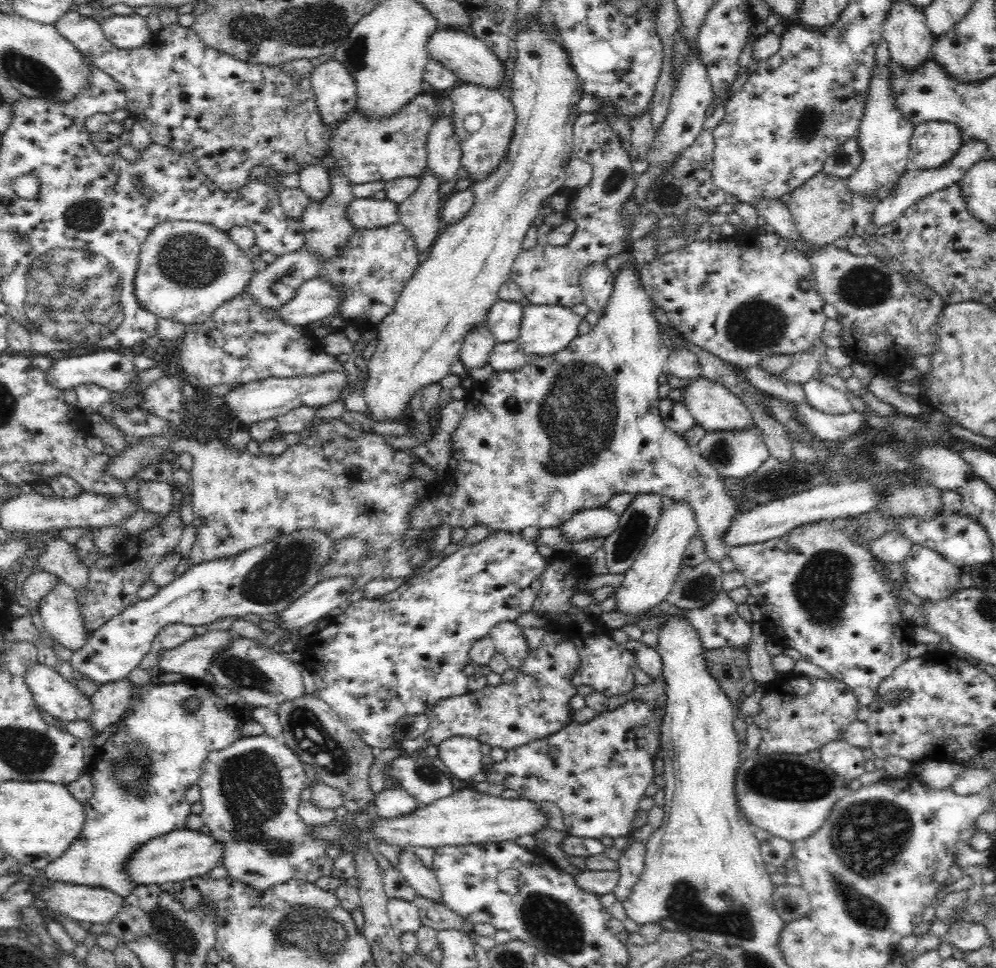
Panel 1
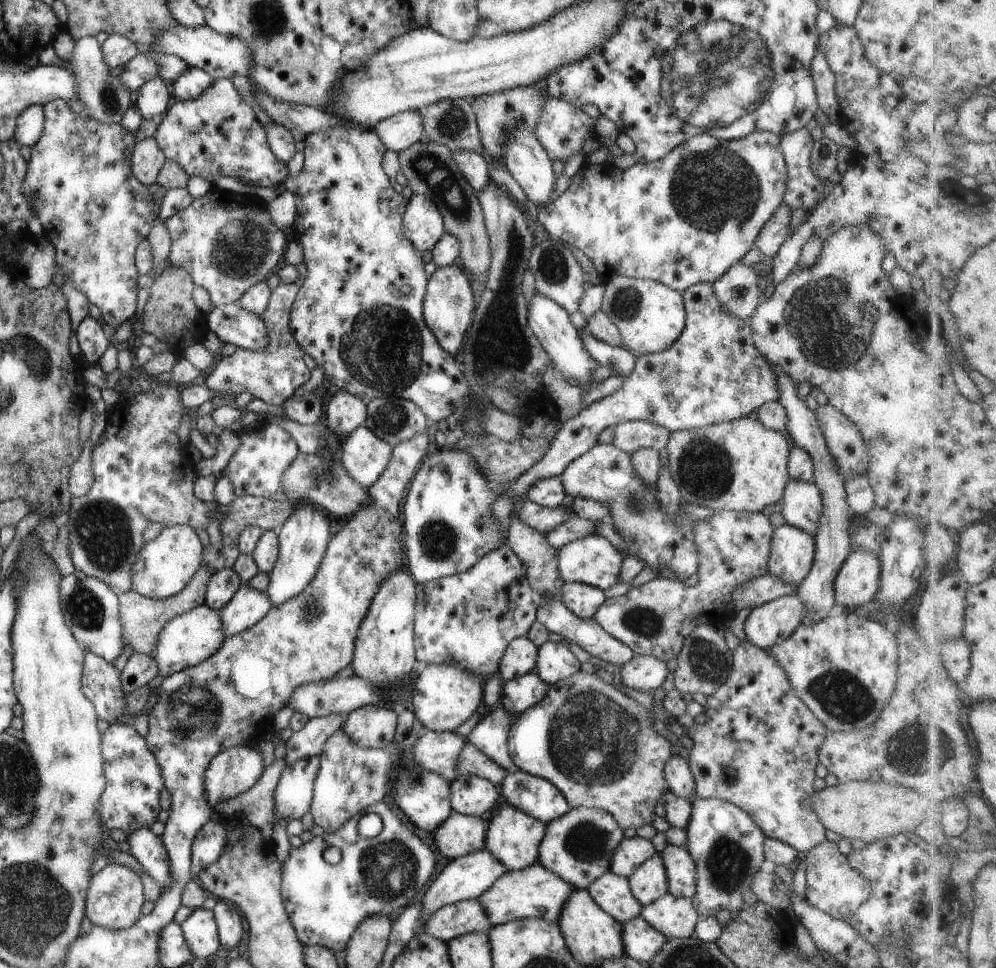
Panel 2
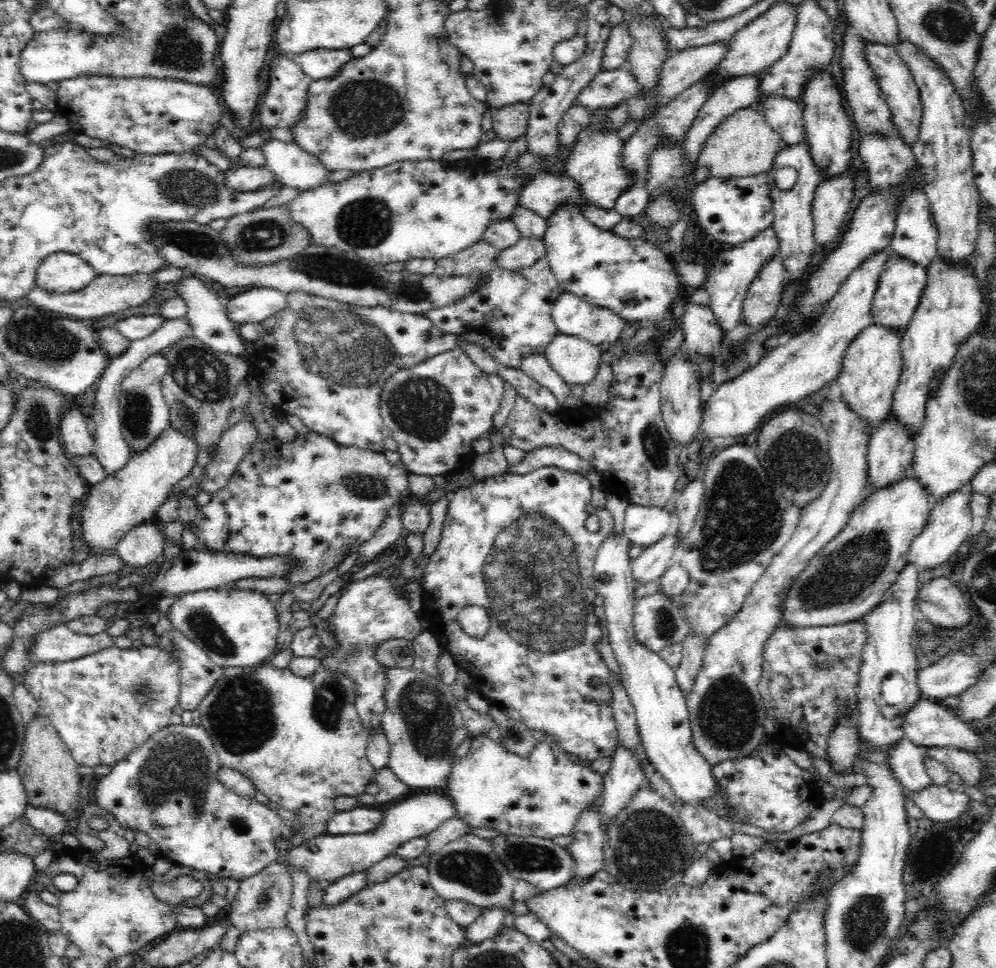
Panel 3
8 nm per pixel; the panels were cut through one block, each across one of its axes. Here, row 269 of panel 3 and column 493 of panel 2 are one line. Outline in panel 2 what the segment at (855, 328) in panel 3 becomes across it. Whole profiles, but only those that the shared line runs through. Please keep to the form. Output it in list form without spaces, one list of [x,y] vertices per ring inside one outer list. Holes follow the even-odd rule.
[[[485,848],[451,859],[429,884],[427,890],[422,892],[421,912],[419,912],[420,928],[438,908],[463,899],[477,899],[479,894],[487,890],[487,887],[491,886],[492,882],[495,882],[495,879],[505,871],[505,866],[497,858],[493,858],[493,854],[489,854]]]

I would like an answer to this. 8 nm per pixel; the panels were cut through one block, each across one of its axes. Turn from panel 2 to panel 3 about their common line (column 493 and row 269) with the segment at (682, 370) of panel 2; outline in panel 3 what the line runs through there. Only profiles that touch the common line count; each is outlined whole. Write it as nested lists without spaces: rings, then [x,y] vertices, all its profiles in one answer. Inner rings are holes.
[[[522,238],[518,244],[498,251],[493,267],[506,272],[516,272],[522,268],[530,268],[546,256],[546,247],[542,240]]]

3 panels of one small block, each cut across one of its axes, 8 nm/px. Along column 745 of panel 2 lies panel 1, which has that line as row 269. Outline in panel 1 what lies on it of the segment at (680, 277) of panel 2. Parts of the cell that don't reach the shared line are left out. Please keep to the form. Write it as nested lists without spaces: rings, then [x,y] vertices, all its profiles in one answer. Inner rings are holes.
[[[169,220],[158,223],[142,243],[138,268],[133,280],[133,293],[137,303],[154,316],[178,321],[186,326],[206,322],[215,308],[236,296],[254,274],[251,252],[244,253],[228,235],[211,224],[189,220]]]

